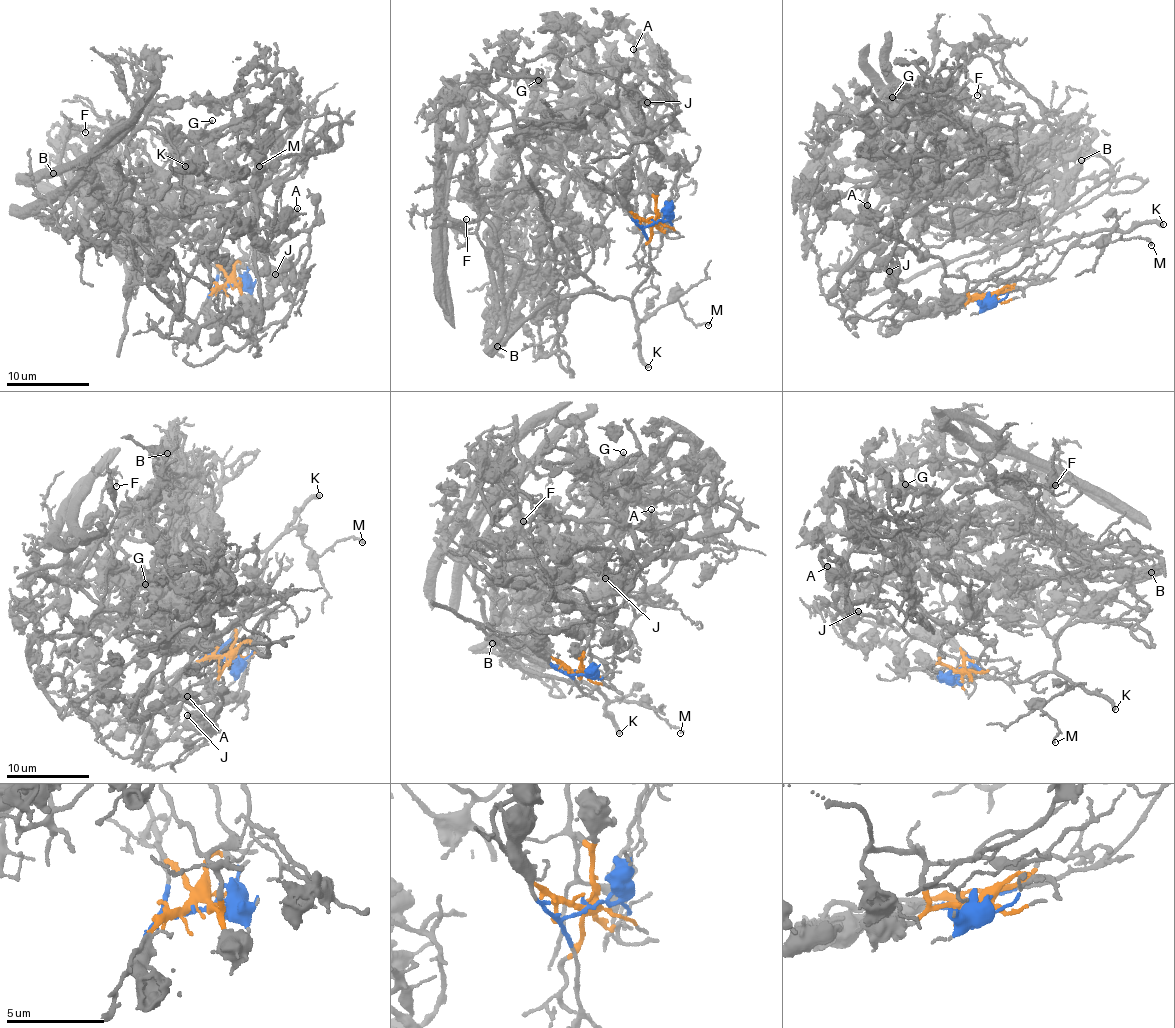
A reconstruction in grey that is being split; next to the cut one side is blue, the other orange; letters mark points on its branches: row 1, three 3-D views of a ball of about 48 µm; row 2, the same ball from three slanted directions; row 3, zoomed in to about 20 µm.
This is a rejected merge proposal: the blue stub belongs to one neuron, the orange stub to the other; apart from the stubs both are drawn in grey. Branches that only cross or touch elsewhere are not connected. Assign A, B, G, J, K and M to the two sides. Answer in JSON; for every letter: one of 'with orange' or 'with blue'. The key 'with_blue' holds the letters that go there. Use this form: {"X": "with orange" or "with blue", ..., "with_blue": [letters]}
{"A": "with orange", "B": "with blue", "G": "with orange", "J": "with orange", "K": "with blue", "M": "with blue", "with_blue": ["B", "K", "M"]}

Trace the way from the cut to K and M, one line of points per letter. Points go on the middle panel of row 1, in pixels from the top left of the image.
K: (654, 222), (645, 225), (642, 231), (648, 242), (650, 268), (632, 299), (637, 344), (642, 362), (648, 368)
M: (654, 222), (642, 231), (650, 268), (632, 301), (636, 316), (645, 320), (677, 301), (688, 319), (707, 326)

